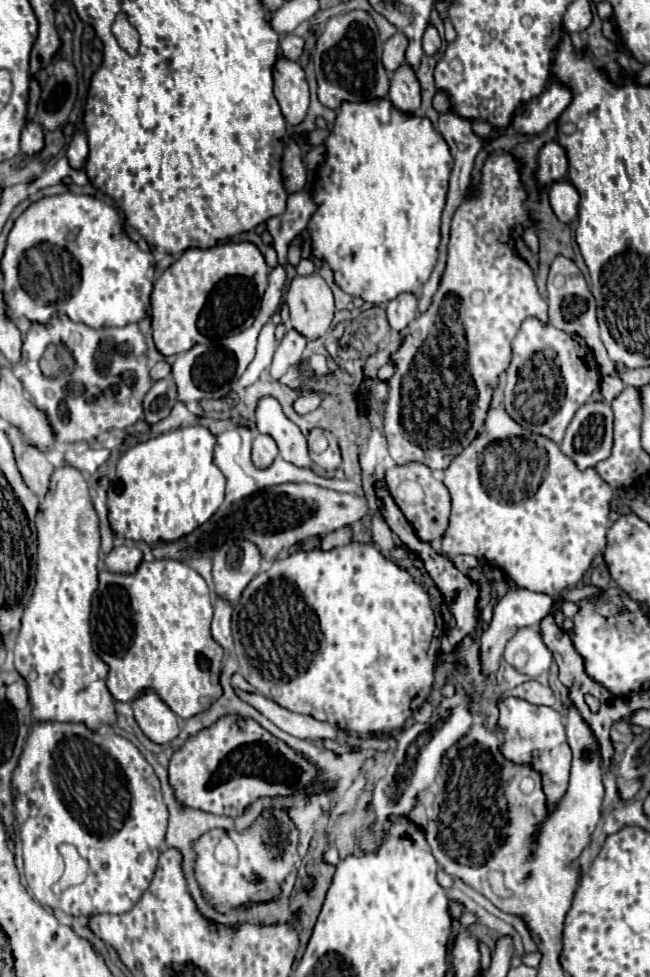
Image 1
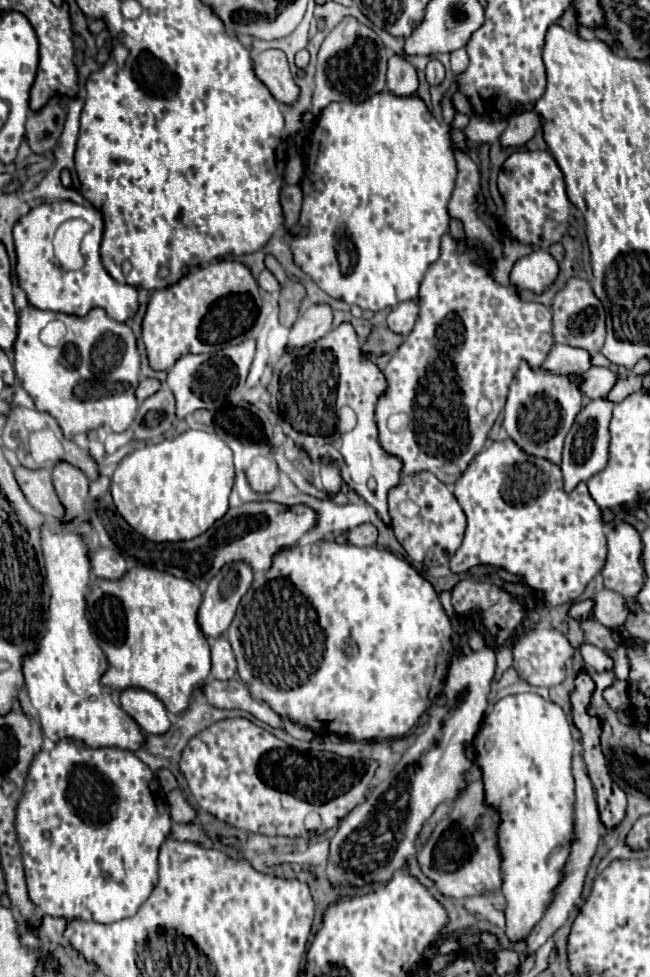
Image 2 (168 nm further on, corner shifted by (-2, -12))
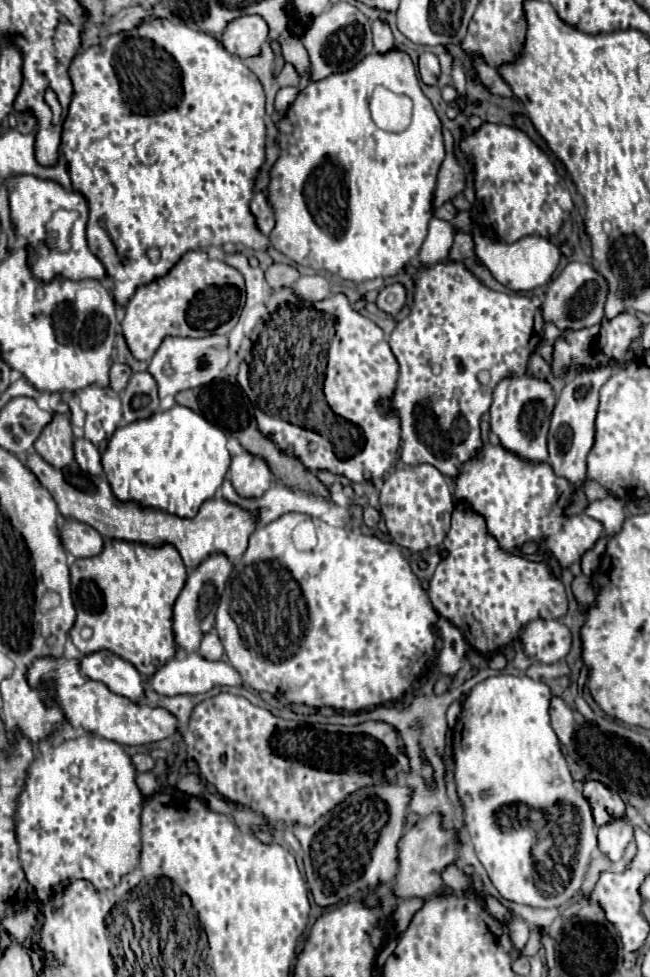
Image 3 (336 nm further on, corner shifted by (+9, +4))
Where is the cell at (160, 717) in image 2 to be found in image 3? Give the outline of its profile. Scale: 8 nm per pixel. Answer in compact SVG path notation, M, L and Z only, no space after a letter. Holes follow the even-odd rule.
M101 650L95 654L83 656L81 672L89 676L91 680L103 682L111 692L121 694L135 704L141 704L145 698L143 680L137 668L131 662L115 656L109 650Z

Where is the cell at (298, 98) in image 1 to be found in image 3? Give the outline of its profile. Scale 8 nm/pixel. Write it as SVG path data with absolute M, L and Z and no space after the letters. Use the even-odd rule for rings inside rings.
M241 16L227 26L221 42L227 52L239 58L261 54L261 44L269 38L269 28L261 16Z

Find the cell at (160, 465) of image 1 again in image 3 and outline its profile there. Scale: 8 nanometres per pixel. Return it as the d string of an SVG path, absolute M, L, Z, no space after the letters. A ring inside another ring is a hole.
M177 404L167 412L155 412L149 420L137 420L133 424L117 428L107 444L107 450L101 456L101 464L117 500L137 500L137 504L141 504L143 508L161 508L163 512L175 514L179 518L193 518L199 506L205 500L213 498L215 490L225 480L231 462L225 444L227 438L217 426L209 424L191 408Z

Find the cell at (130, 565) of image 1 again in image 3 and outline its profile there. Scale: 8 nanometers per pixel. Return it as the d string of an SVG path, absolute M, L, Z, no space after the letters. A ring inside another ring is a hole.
M67 520L61 526L61 540L67 552L75 558L91 558L103 550L103 538L95 528L77 520Z

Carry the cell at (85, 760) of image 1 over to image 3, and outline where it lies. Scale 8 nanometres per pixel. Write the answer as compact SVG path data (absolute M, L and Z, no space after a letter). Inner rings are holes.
M85 734L81 738L73 738L67 742L61 742L57 746L49 746L47 752L43 752L39 758L35 758L31 762L31 766L27 768L27 778L25 778L25 788L21 790L19 798L17 798L17 810L15 810L15 832L17 832L17 844L19 844L19 860L21 860L21 868L27 876L27 882L35 888L35 892L45 898L55 894L59 888L63 888L63 884L67 884L69 880L89 880L97 890L111 890L115 888L123 876L127 876L129 872L133 872L137 868L137 860L141 858L141 808L145 802L145 796L141 794L137 782L135 782L137 770L133 766L131 756L127 756L127 752L123 750L121 744L113 742L113 740L105 740L93 734Z

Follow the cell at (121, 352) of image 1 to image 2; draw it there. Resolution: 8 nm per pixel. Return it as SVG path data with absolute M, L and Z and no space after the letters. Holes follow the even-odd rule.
M34 306L20 310L18 336L14 342L14 370L36 408L56 418L66 438L86 434L102 424L108 424L114 432L124 432L136 416L138 402L134 390L140 372L136 336L128 324L108 318L102 308L94 308L86 316L48 312ZM50 320L62 320L68 328L64 342L56 348L44 346L38 338L38 332Z

